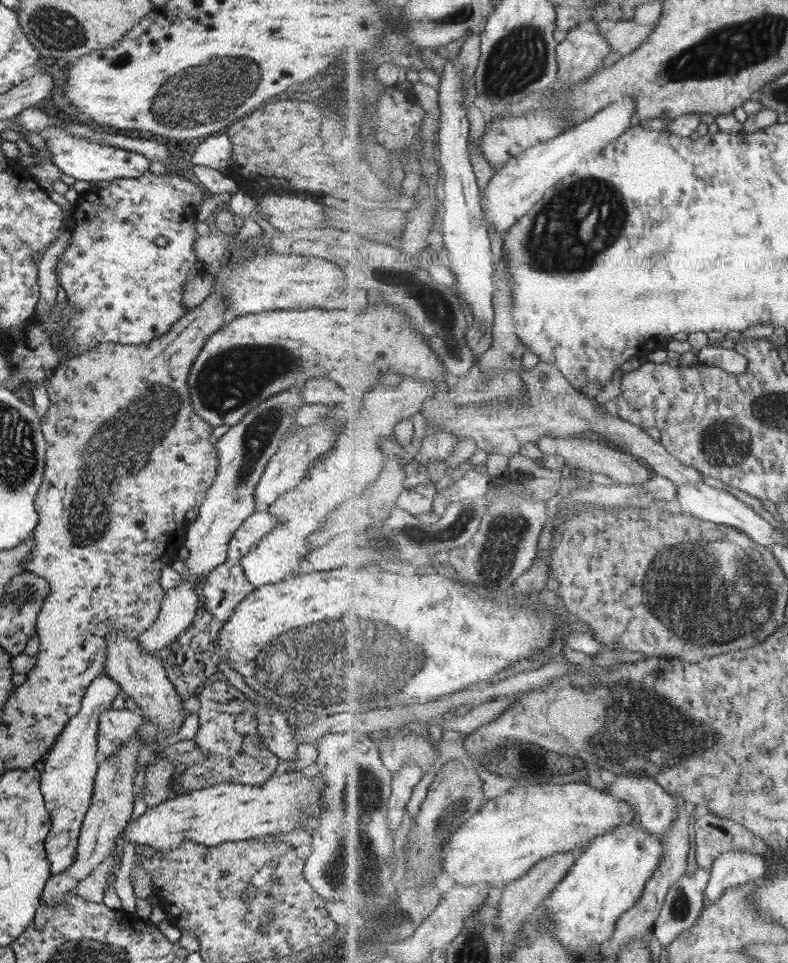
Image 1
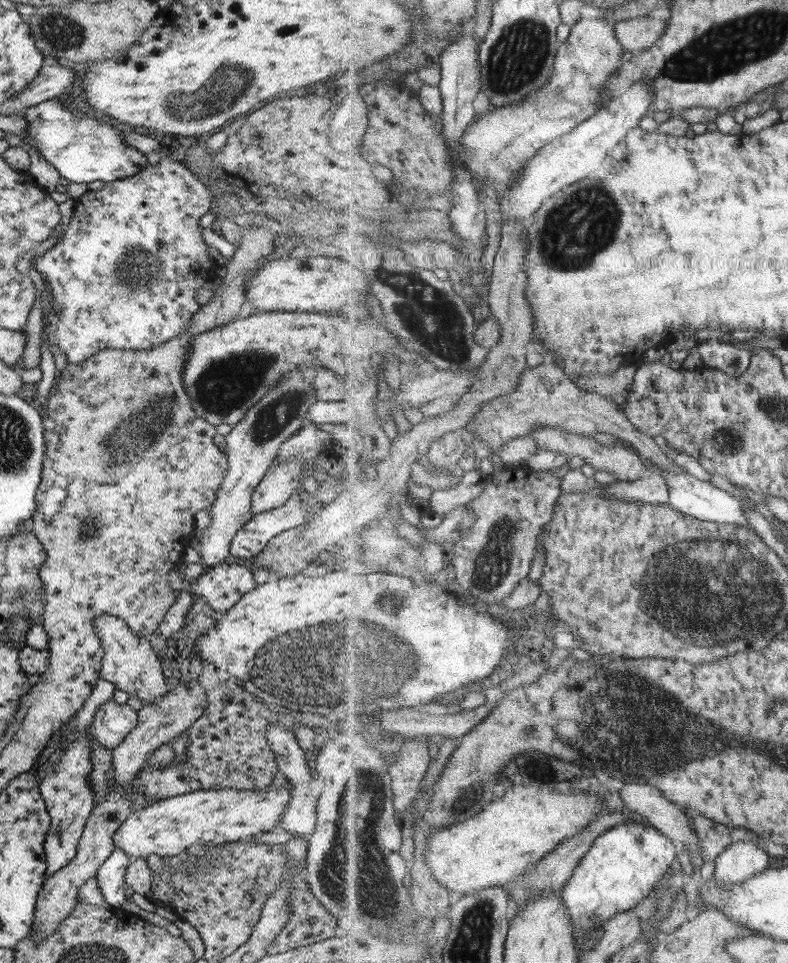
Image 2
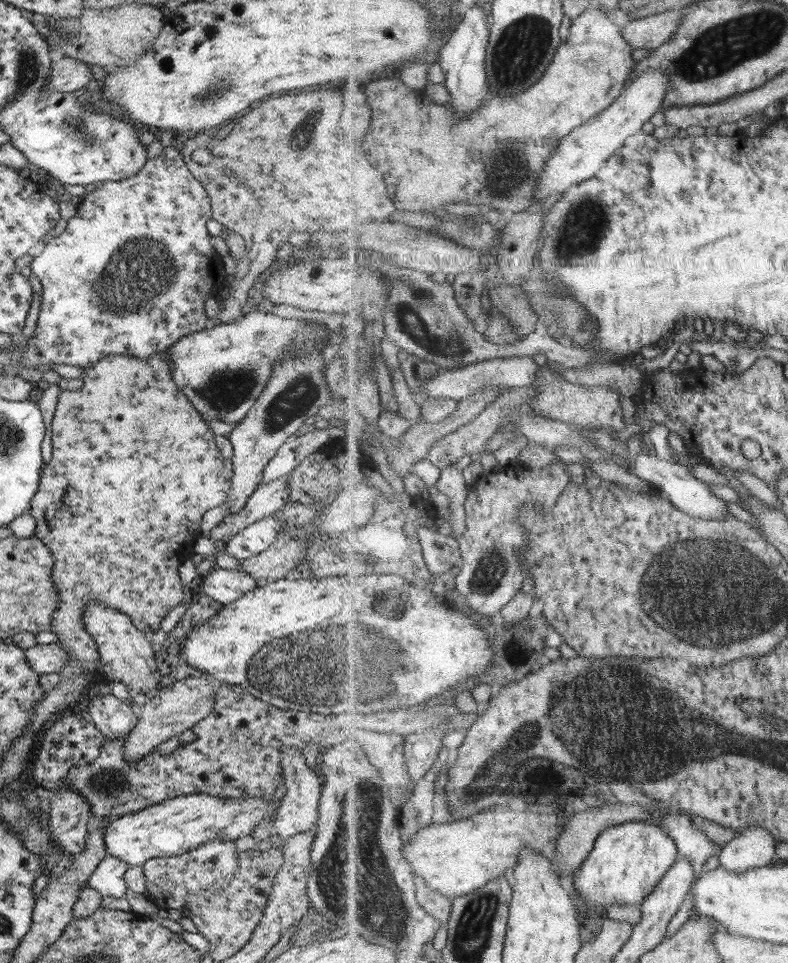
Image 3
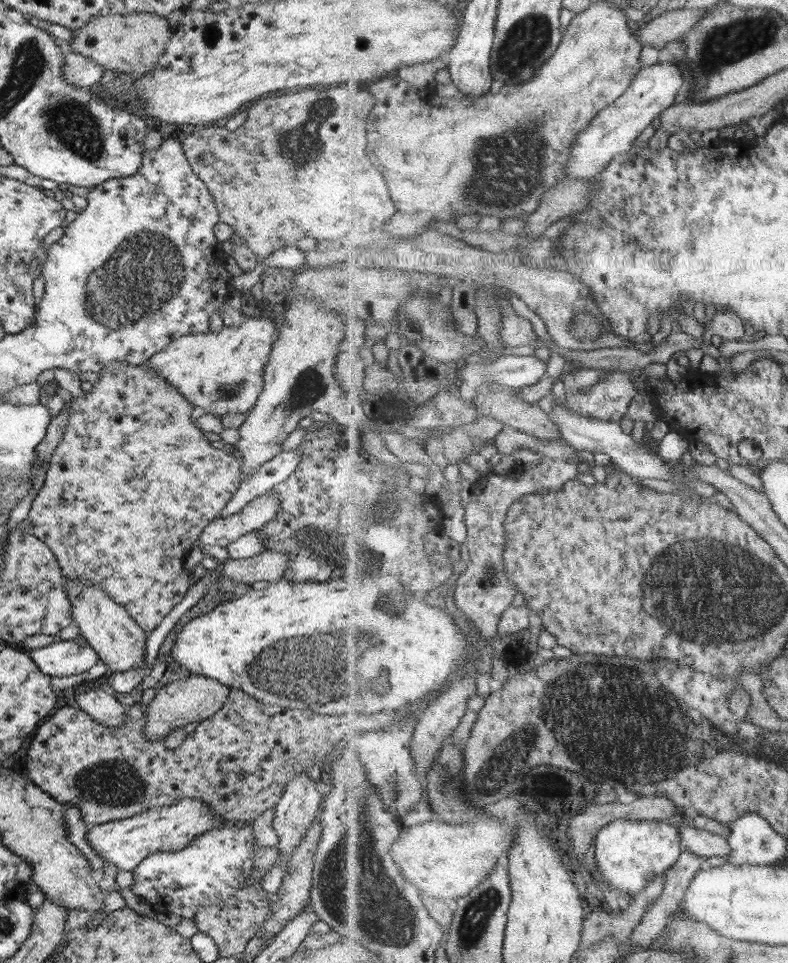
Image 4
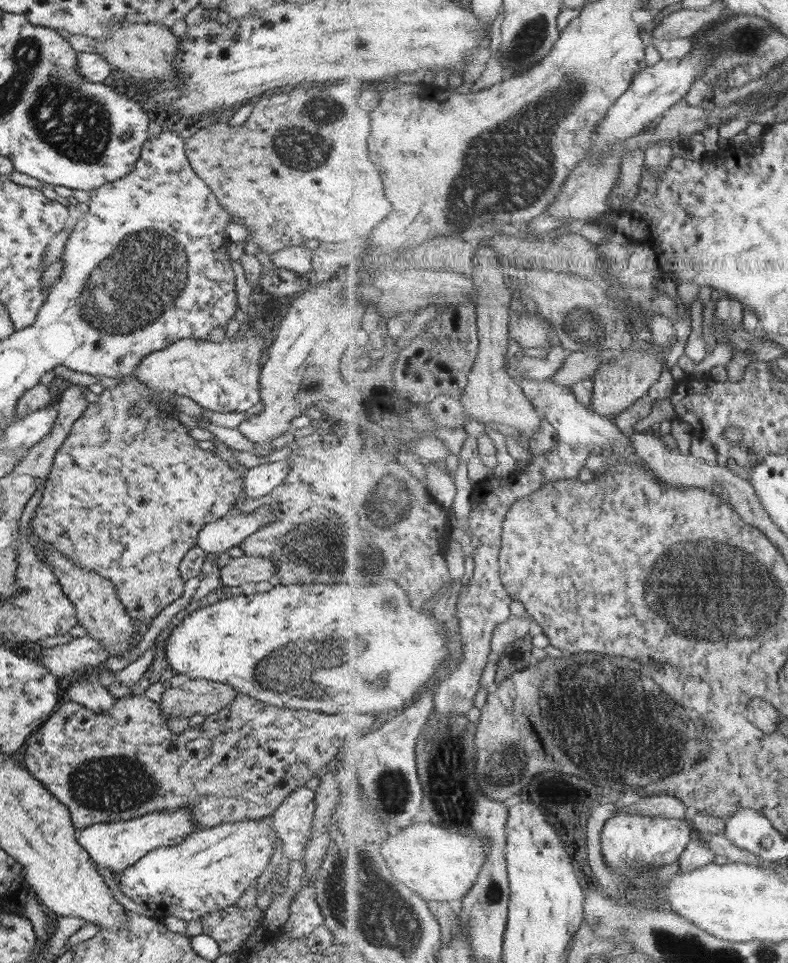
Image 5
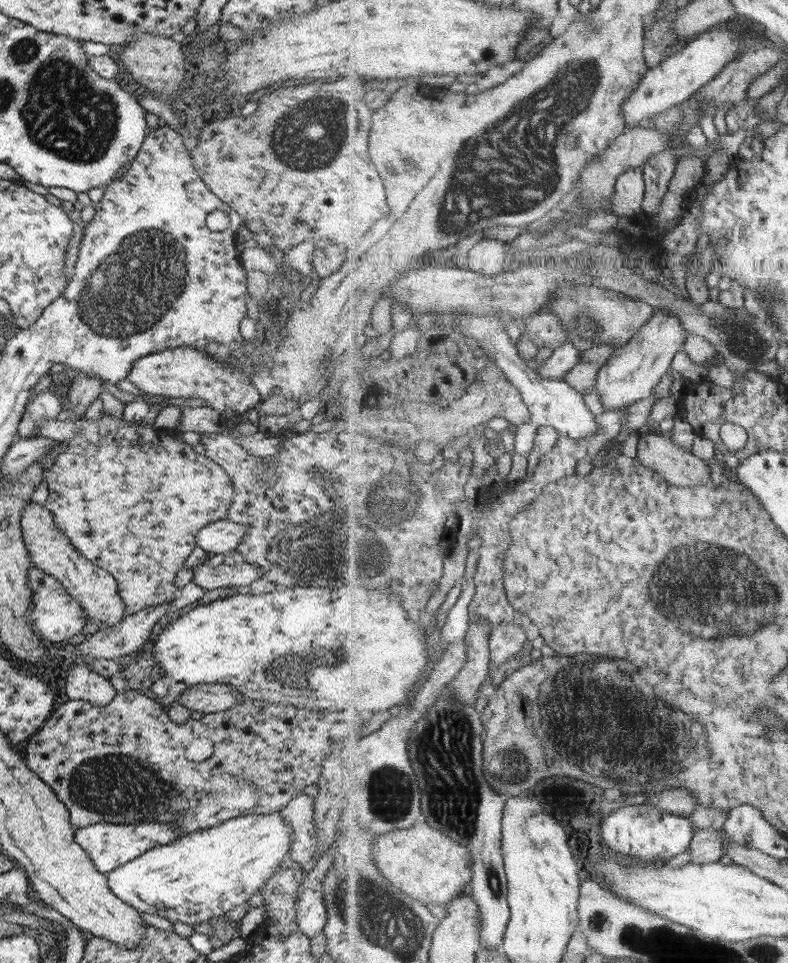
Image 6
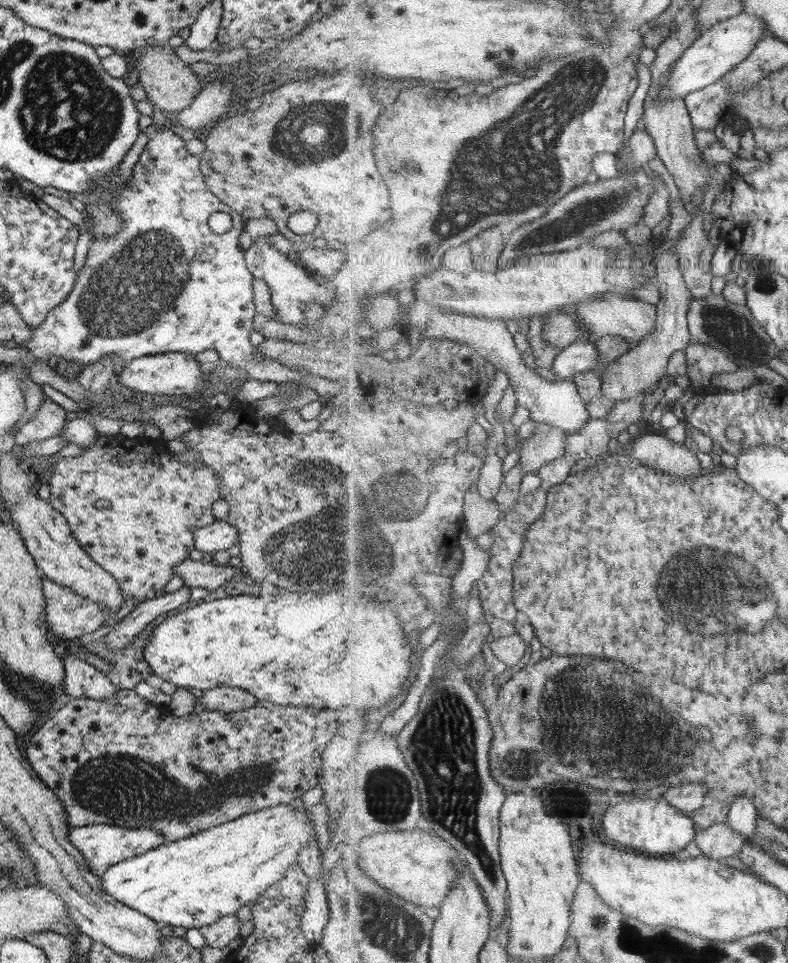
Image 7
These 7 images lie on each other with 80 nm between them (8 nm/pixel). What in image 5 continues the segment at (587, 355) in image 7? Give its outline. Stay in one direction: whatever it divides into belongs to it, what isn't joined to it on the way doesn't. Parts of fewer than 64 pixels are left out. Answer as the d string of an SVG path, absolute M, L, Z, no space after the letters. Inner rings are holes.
M508 335L507 339L509 340L509 346L507 346L505 353L505 371L519 384L527 379L543 381L555 376L561 370L561 366L565 364L565 358L569 353L568 348L557 342L544 358L523 355L521 359L517 359L513 355L520 346L511 336Z

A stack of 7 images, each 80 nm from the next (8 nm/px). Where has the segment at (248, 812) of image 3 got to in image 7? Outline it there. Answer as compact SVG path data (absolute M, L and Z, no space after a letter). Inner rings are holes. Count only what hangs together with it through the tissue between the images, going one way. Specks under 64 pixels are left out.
M101 823L70 827L67 840L81 853L91 873L97 876L106 872L115 863L143 854L165 842L160 832L150 828L120 828Z

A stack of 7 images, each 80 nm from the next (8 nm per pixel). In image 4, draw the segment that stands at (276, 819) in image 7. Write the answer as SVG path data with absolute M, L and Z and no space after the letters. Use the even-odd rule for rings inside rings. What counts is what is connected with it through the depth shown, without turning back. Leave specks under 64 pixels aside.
M250 824L242 827L219 827L194 836L175 852L152 852L132 868L131 892L158 913L173 913L192 919L203 906L219 905L233 897L239 885L252 874L253 850L258 845Z

